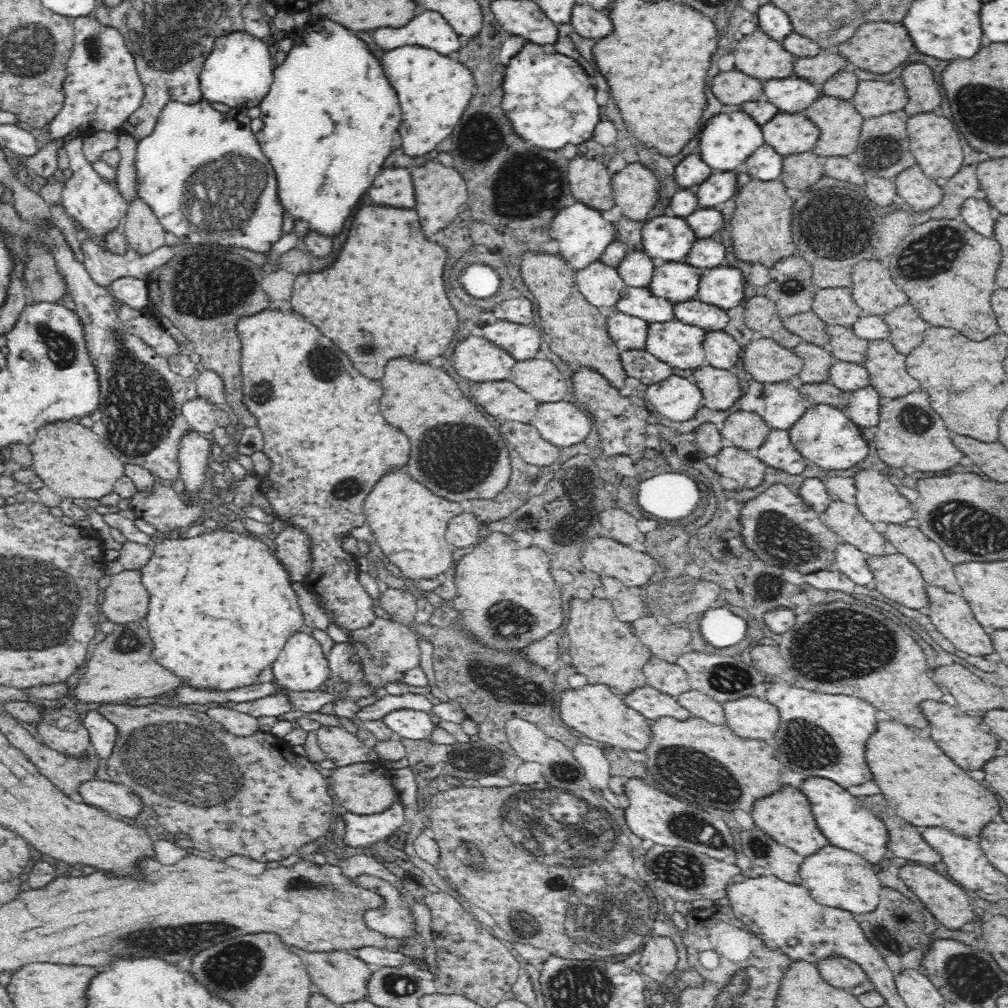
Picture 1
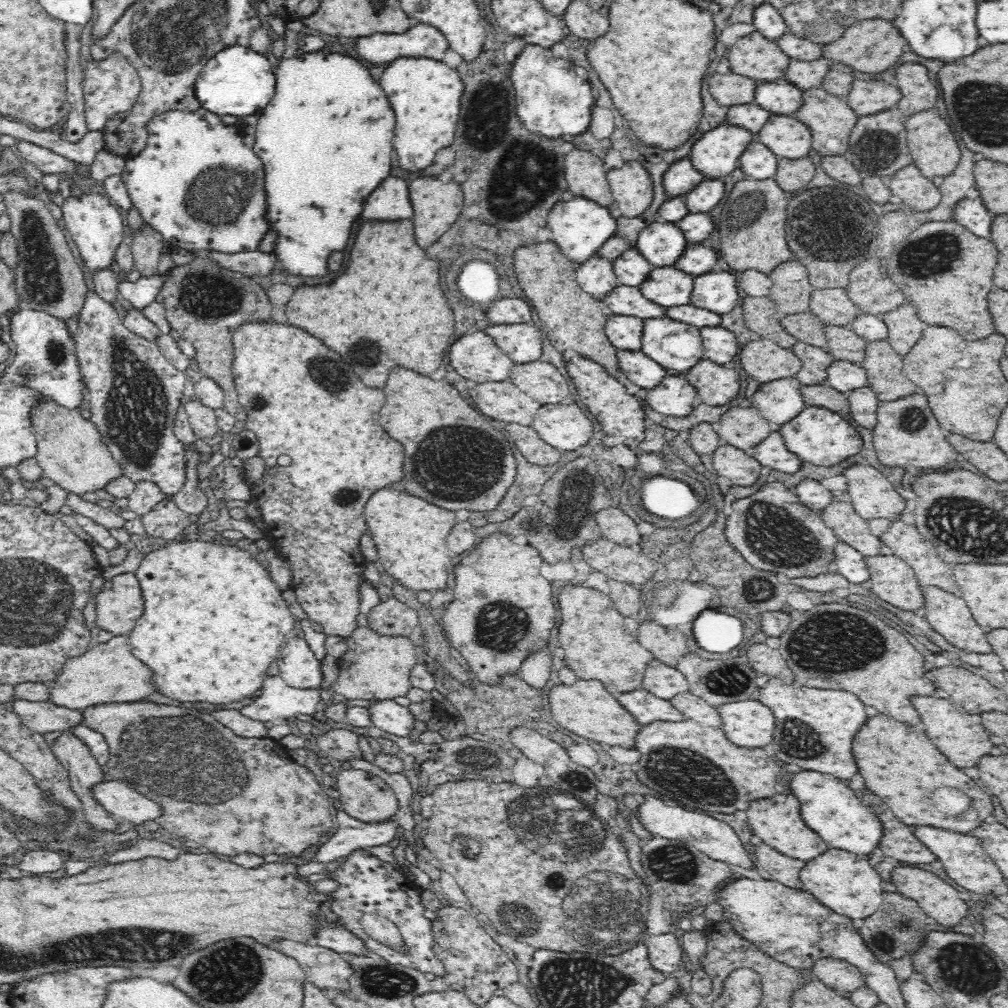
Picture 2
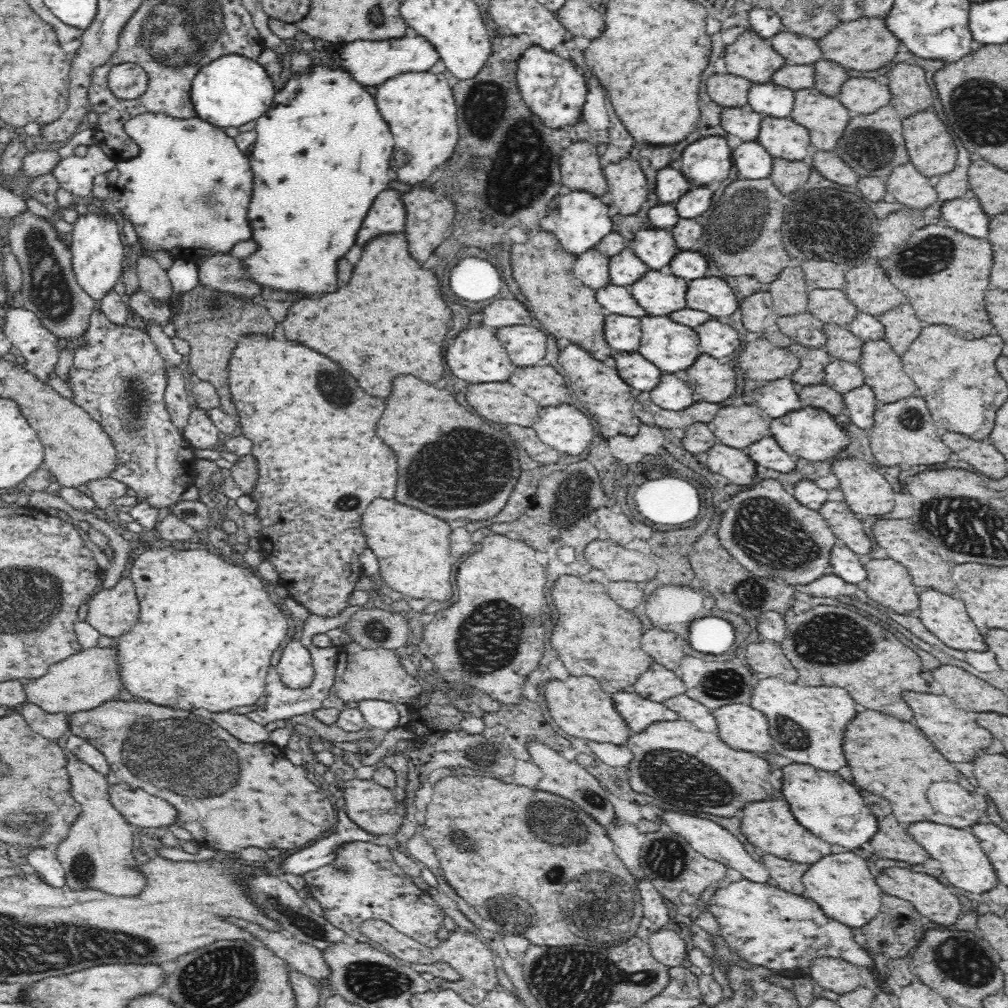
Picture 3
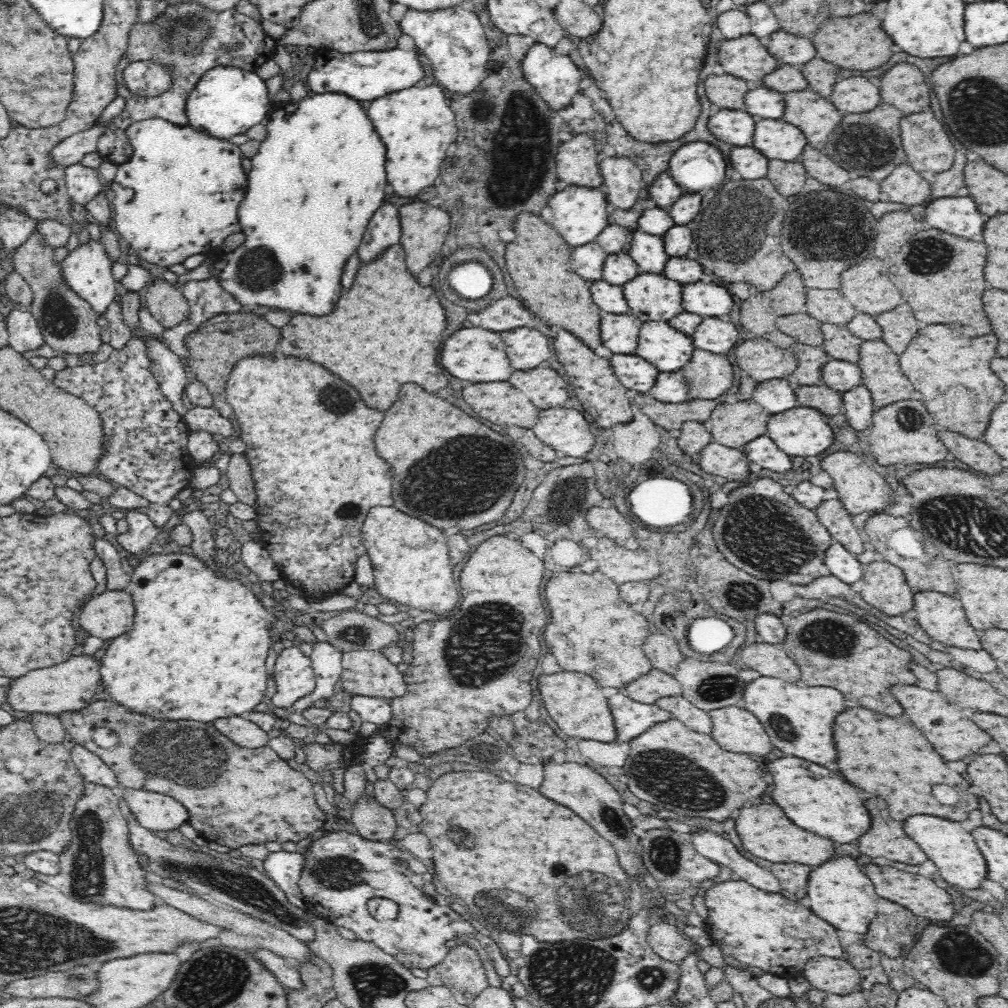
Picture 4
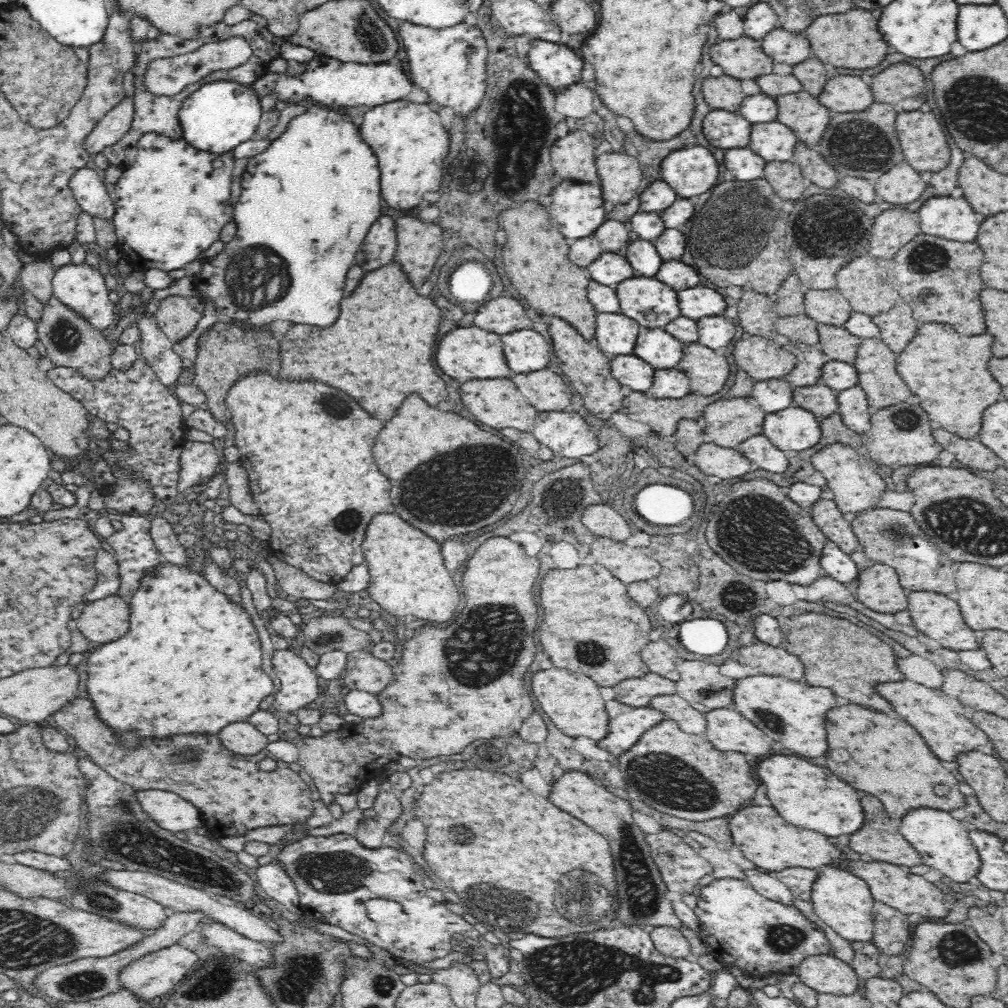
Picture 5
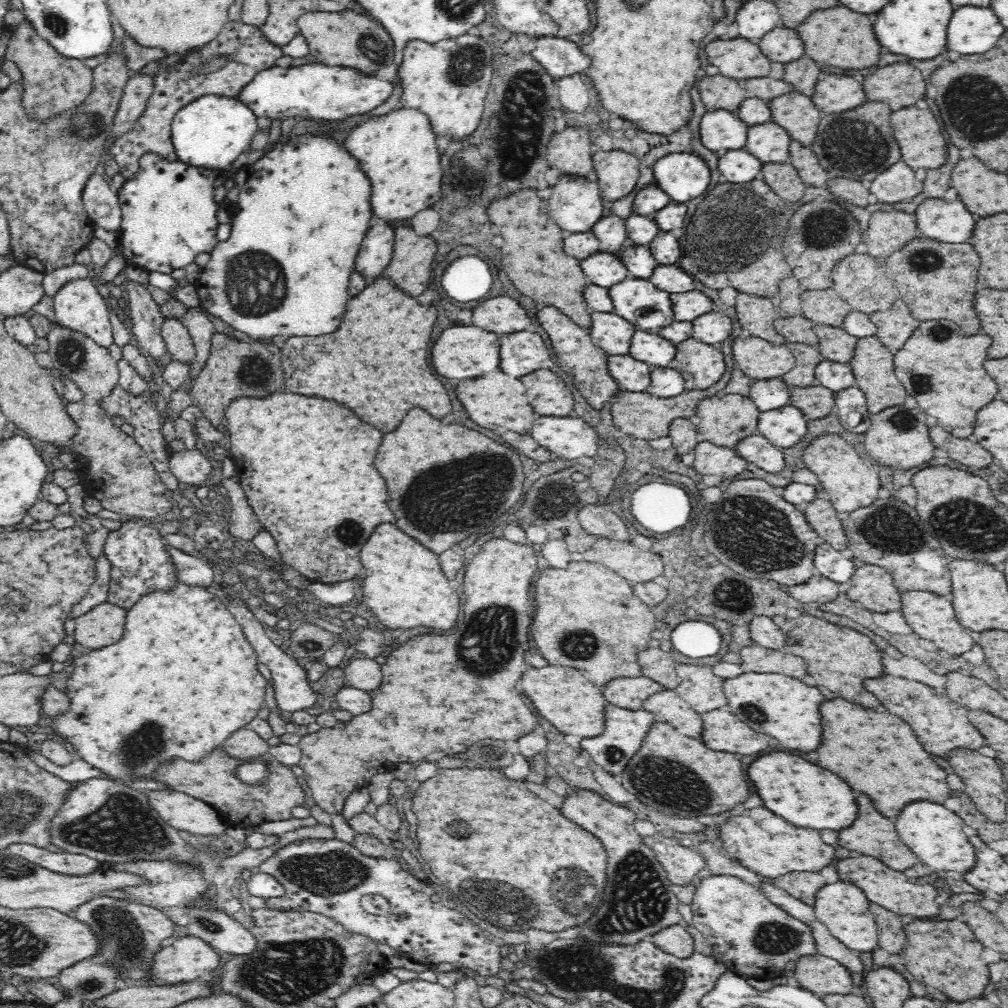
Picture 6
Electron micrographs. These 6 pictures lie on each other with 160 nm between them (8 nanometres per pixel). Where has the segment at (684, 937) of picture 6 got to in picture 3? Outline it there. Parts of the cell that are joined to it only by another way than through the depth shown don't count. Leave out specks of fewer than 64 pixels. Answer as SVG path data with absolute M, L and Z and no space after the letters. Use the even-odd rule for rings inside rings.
M662 928L649 937L649 946L654 959L668 969L686 964L686 942L676 931Z

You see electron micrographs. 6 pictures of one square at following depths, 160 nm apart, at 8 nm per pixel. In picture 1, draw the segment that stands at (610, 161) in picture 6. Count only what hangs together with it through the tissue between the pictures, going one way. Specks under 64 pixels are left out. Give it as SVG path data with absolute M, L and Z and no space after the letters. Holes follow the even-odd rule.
M630 162L623 170L611 176L611 190L615 205L622 208L624 216L630 220L646 221L650 210L658 202L660 181L646 165Z

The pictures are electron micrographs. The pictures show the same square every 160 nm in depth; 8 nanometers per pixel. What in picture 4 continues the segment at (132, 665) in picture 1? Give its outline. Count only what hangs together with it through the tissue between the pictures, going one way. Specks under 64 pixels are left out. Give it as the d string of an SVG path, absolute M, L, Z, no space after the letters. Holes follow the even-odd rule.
M80 654L71 656L62 664L50 668L32 670L16 678L8 690L8 704L14 710L28 713L42 712L59 715L64 712L80 712L96 701L96 694L102 690L102 673L100 673L100 658L94 655Z

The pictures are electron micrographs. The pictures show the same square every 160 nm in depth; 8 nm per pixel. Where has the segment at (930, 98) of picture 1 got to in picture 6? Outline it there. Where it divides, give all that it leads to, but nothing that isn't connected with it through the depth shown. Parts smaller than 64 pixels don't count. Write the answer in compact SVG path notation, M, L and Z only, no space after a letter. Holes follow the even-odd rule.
M892 64L876 70L866 78L868 100L886 102L892 110L916 104L924 98L926 82L910 64Z

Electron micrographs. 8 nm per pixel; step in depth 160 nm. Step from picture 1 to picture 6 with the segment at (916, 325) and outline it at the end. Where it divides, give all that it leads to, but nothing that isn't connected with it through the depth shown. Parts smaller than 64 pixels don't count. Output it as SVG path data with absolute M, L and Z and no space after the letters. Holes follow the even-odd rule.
M894 302L891 306L884 312L872 314L870 318L878 326L877 337L882 340L882 344L896 352L906 344L906 340L912 336L912 330L916 330L920 322L912 318L904 302Z

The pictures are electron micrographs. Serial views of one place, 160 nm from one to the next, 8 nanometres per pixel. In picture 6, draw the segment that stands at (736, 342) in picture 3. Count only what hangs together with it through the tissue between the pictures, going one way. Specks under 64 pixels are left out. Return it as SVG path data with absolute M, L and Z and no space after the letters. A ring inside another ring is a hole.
M714 310L693 320L694 338L710 346L720 346L732 334L732 318Z

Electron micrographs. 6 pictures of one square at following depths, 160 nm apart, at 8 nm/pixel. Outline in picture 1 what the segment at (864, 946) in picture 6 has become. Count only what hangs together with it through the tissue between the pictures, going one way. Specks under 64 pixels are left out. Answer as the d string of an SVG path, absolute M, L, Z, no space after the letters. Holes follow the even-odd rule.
M824 846L816 854L806 856L800 866L800 876L804 878L802 886L810 890L818 904L846 909L856 915L873 911L879 905L880 881L872 870L872 864L859 854L846 852L844 848Z

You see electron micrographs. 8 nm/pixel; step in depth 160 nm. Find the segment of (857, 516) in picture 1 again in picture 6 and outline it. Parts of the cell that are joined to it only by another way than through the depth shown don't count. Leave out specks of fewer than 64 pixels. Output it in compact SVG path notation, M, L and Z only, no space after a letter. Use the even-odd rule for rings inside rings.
M813 500L804 508L810 526L822 537L824 542L835 549L849 553L848 537L843 522L838 518L838 512L830 500Z

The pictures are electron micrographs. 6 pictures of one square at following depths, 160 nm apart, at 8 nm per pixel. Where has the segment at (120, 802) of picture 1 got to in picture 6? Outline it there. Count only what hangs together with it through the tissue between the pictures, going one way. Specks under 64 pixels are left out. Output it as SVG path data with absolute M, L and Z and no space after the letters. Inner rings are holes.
M149 790L148 804L170 827L184 834L216 834L226 826L209 804L176 790Z

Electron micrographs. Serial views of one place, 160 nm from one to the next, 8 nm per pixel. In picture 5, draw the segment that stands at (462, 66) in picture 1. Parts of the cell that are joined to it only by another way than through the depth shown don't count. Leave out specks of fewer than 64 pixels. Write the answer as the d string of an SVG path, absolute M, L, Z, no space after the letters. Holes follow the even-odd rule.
M394 100L374 106L364 114L361 124L366 140L374 144L382 168L382 194L392 208L419 205L424 194L438 191L443 178L443 160L450 148L450 133L438 115L438 108L430 102L416 104L410 100Z

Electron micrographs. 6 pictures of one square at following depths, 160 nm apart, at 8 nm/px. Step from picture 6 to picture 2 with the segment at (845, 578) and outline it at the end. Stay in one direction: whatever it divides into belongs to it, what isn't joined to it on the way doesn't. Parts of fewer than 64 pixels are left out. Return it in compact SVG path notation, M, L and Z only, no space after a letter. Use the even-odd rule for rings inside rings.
M839 541L833 550L837 572L854 584L870 580L865 556L849 544Z

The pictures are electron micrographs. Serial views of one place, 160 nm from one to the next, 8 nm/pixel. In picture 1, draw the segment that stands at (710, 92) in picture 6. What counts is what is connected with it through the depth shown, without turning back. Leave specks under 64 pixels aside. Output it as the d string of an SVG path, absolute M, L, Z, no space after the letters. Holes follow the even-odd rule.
M720 72L712 80L712 90L718 96L720 102L724 104L734 104L740 106L750 100L764 100L764 88L762 80L750 78L744 72Z

